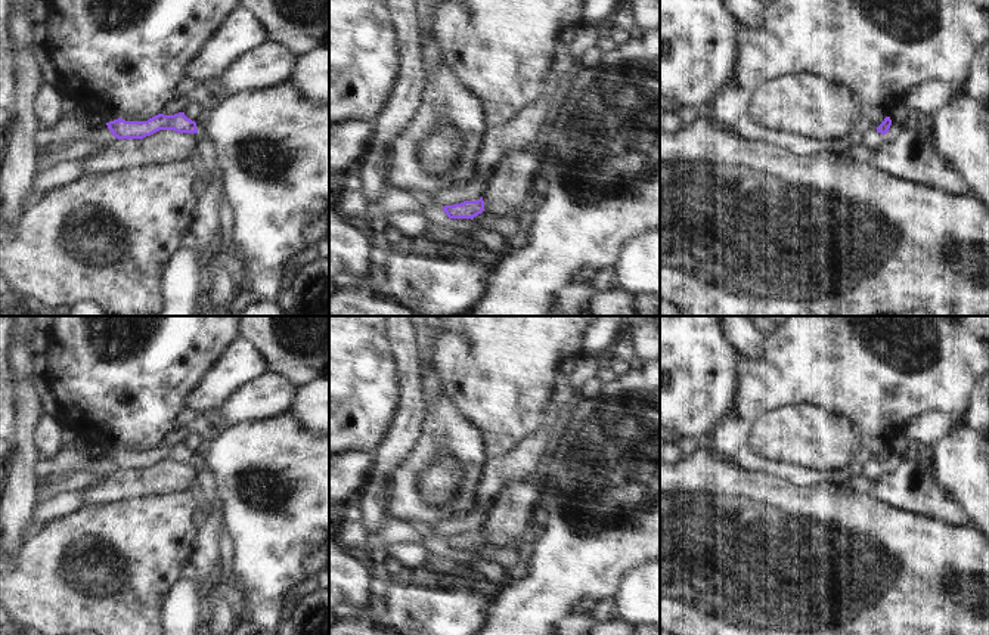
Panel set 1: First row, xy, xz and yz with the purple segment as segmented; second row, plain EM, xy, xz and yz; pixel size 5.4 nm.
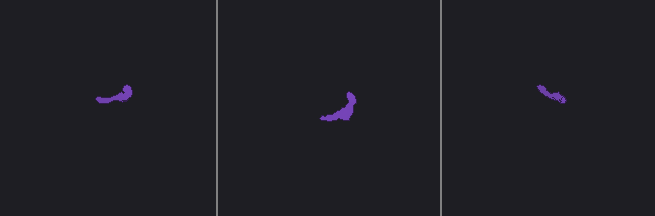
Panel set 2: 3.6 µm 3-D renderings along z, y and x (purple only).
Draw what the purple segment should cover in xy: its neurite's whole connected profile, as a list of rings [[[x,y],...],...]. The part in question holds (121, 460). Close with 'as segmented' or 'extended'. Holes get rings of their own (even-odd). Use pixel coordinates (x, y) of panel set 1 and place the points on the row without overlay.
[[[185,443],[174,446],[158,444],[148,452],[125,452],[118,449],[93,459],[96,465],[103,465],[105,468],[115,467],[117,470],[143,470],[159,461],[198,464],[196,453],[187,449]]]; extended

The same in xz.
[[[409,521],[409,524],[428,540],[435,540],[437,543],[446,543],[449,549],[474,549],[475,546],[484,542],[483,529],[477,532],[464,532],[455,536],[441,538],[434,527],[427,526],[424,523]]]; extended

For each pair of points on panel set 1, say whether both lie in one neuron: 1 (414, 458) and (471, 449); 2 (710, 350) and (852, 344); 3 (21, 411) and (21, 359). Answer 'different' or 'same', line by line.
1: same
2: different
3: same

